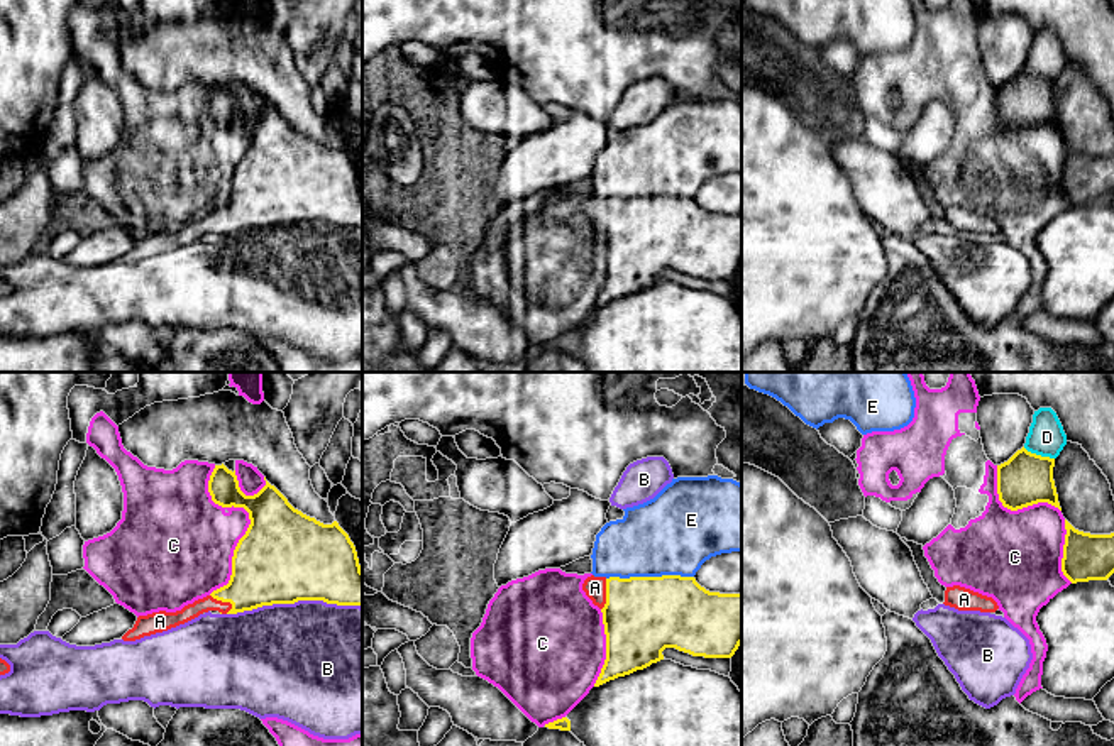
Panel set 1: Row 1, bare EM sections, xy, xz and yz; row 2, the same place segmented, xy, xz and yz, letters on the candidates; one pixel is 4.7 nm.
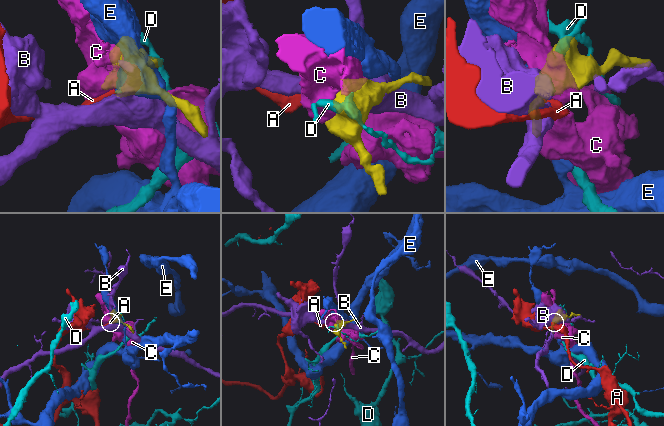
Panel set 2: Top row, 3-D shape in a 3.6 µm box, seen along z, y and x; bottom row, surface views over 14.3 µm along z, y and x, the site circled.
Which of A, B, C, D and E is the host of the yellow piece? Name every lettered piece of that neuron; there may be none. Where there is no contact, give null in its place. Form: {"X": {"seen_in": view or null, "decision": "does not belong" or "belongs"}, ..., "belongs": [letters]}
{"A": {"seen_in": "xy", "decision": "belongs"}, "B": {"seen_in": "xy", "decision": "does not belong"}, "C": {"seen_in": "xy", "decision": "does not belong"}, "D": {"seen_in": "yz", "decision": "does not belong"}, "E": {"seen_in": "xz", "decision": "does not belong"}, "belongs": ["A"]}

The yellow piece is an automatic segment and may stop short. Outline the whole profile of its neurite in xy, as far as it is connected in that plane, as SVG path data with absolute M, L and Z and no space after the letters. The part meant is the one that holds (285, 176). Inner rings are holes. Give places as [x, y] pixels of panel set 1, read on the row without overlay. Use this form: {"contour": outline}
{"contour": "M223 85L215 86L208 113L215 125L244 129L251 140L234 171L229 205L181 232L139 237L124 262L168 252L208 232L237 235L298 222L362 228L357 173L337 142L323 145L303 135L267 101L257 115L245 117L235 91Z"}

